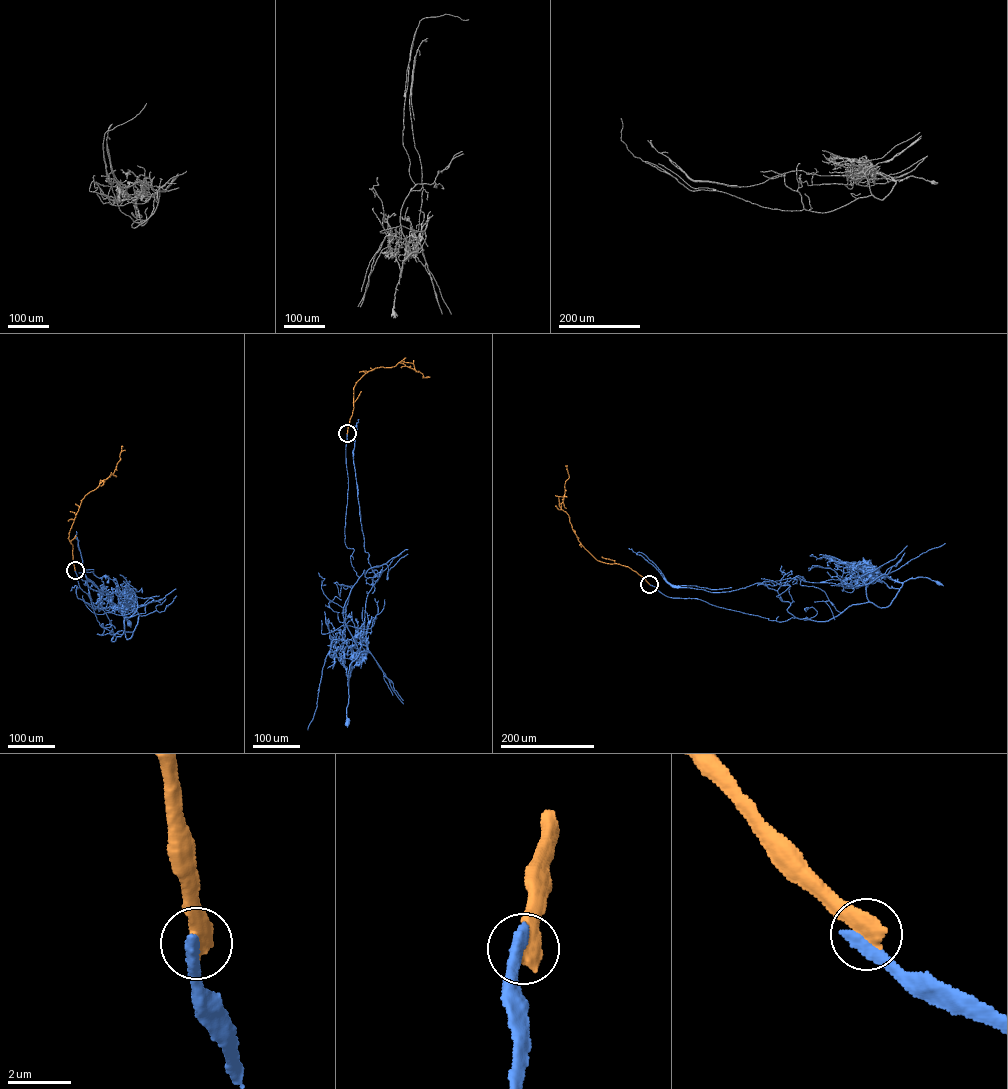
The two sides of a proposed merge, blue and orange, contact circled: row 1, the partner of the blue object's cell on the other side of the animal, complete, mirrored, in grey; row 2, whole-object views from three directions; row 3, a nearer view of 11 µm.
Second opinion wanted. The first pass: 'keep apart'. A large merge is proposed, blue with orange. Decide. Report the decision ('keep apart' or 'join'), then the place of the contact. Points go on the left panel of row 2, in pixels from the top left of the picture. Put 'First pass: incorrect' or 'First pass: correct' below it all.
keep apart; place (75, 570)
First pass: correct

